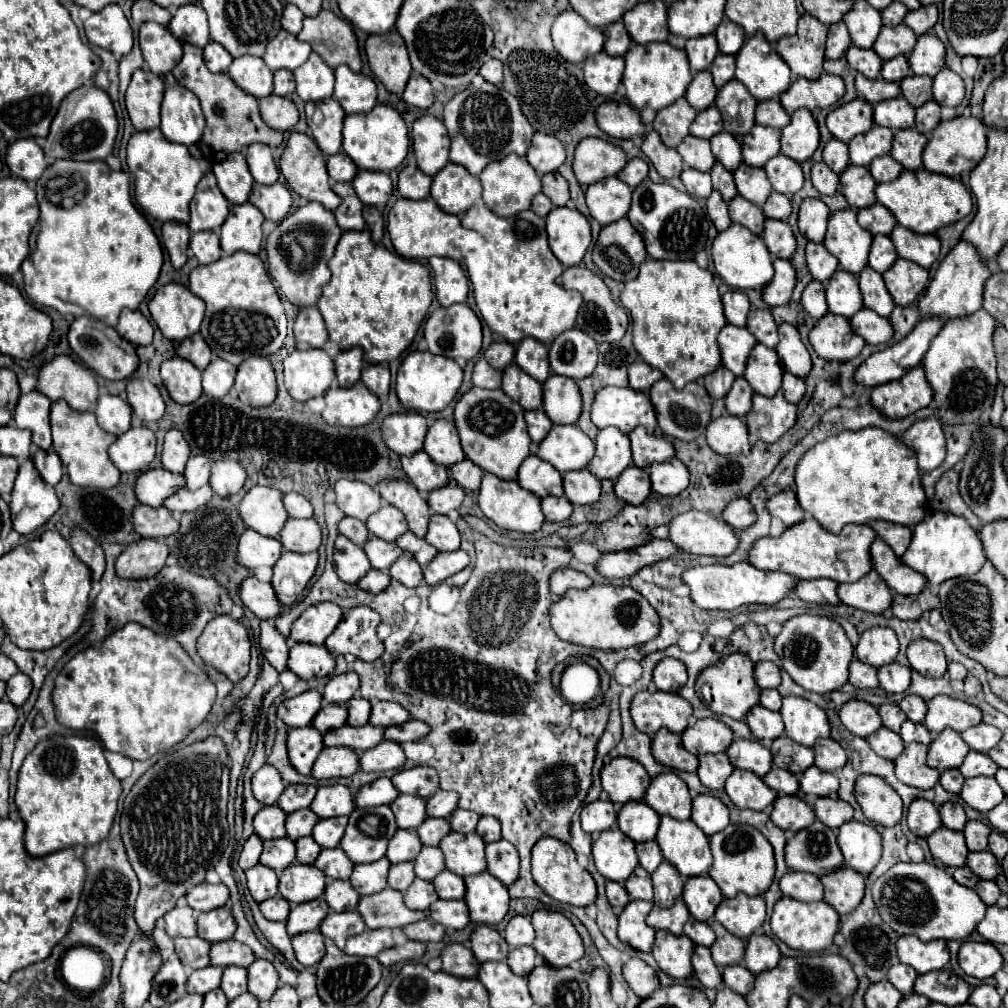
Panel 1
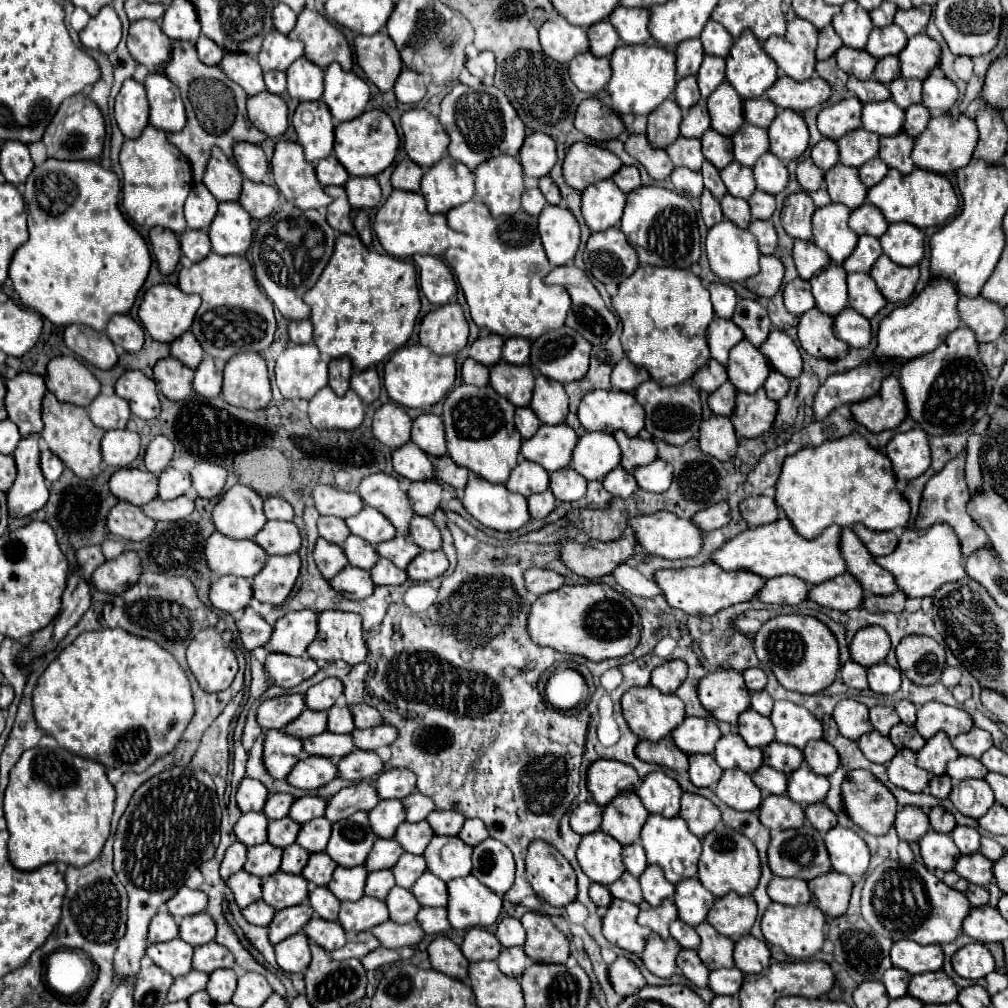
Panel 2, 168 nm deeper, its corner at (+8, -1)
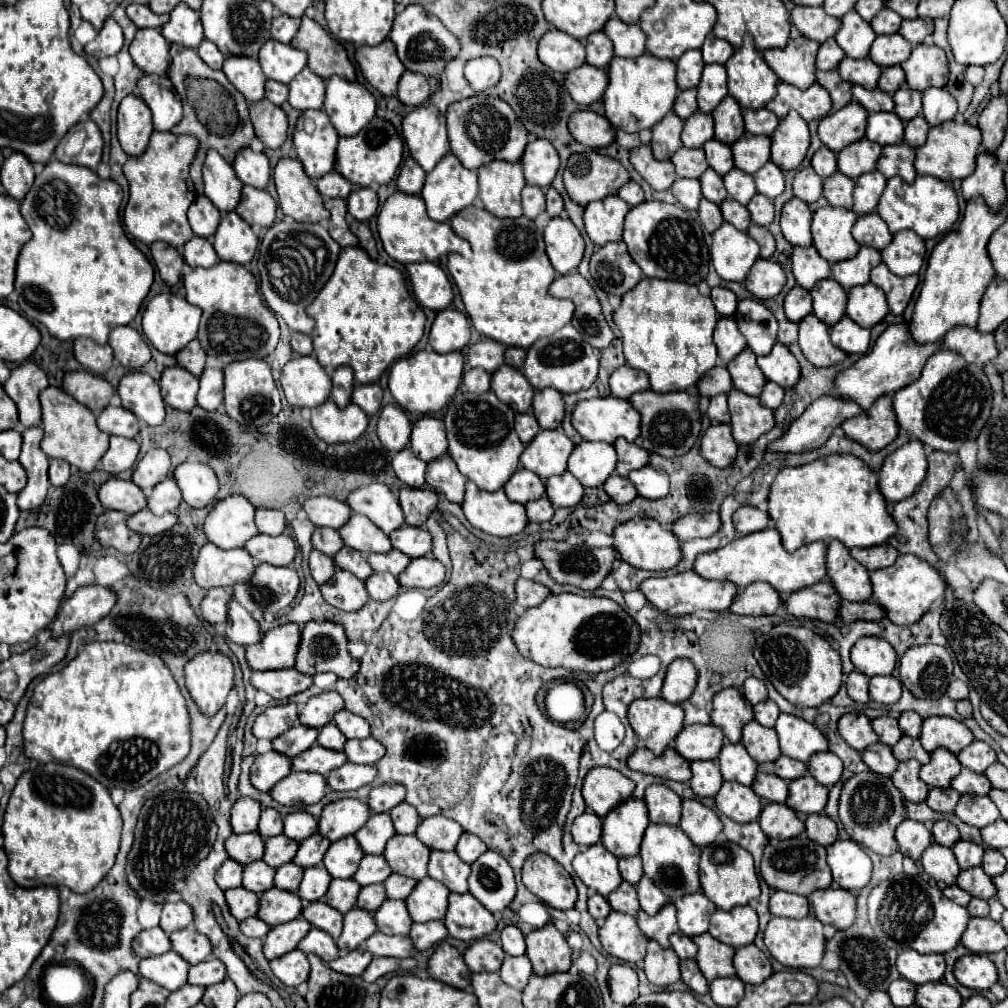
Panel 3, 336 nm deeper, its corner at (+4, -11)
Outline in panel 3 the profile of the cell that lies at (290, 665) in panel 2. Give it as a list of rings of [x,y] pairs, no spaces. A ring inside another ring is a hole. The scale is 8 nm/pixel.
[[[294,668],[252,672],[252,676],[250,676],[250,684],[256,690],[262,690],[276,700],[284,700],[284,698],[290,698],[298,692],[304,692],[306,688],[312,686],[312,682],[314,682],[312,676],[296,672]]]

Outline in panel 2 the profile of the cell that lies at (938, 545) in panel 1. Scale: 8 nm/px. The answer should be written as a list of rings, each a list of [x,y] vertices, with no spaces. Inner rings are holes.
[[[944,524],[930,526],[928,530],[918,530],[918,528],[904,530],[896,550],[888,556],[876,558],[876,562],[894,574],[898,588],[904,590],[908,598],[930,596],[942,584],[956,582],[966,576],[964,554],[960,554],[960,542],[956,538],[956,532]]]

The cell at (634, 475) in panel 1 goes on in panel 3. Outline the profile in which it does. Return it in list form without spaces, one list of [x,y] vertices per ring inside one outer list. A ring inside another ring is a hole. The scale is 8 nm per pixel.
[[[612,474],[612,476],[604,482],[604,490],[606,490],[606,494],[608,494],[614,502],[618,502],[618,504],[628,504],[628,502],[632,502],[632,500],[638,496],[638,492],[636,492],[636,488],[630,484],[630,480],[628,480],[628,478],[622,478],[622,476],[618,476],[618,474]]]

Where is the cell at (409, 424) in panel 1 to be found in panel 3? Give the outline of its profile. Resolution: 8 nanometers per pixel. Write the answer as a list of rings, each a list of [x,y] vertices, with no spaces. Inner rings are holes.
[[[398,404],[382,408],[378,418],[378,438],[390,452],[400,452],[410,442],[410,420]]]

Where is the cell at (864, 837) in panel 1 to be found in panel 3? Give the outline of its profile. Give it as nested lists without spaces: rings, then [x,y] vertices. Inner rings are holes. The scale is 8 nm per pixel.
[[[836,840],[828,850],[828,866],[834,882],[850,892],[862,890],[870,882],[872,860],[852,840]]]

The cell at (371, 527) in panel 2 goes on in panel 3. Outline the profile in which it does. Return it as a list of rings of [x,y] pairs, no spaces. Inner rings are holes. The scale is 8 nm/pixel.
[[[352,514],[350,520],[338,532],[348,548],[358,550],[362,554],[392,550],[390,538],[362,514]]]

